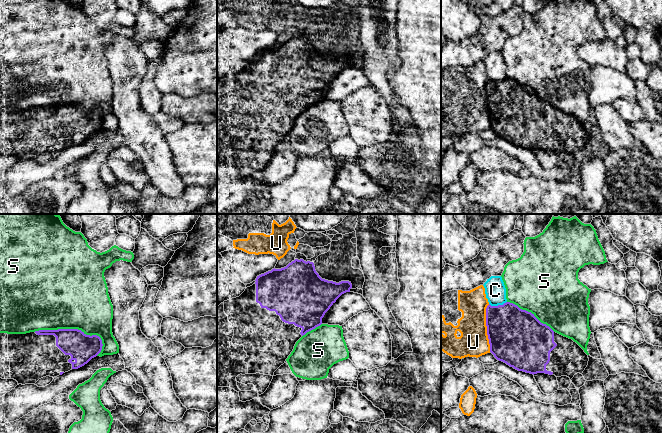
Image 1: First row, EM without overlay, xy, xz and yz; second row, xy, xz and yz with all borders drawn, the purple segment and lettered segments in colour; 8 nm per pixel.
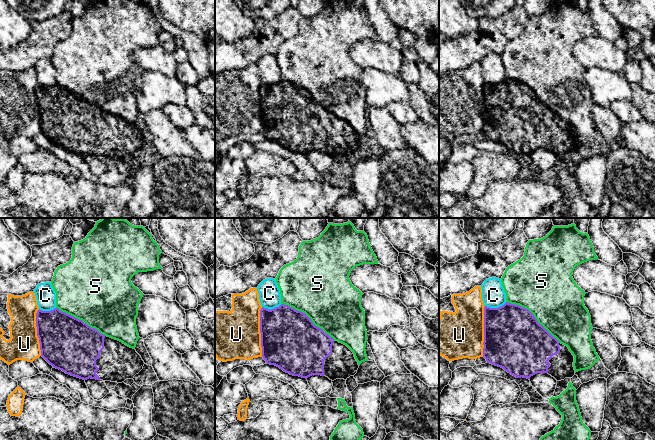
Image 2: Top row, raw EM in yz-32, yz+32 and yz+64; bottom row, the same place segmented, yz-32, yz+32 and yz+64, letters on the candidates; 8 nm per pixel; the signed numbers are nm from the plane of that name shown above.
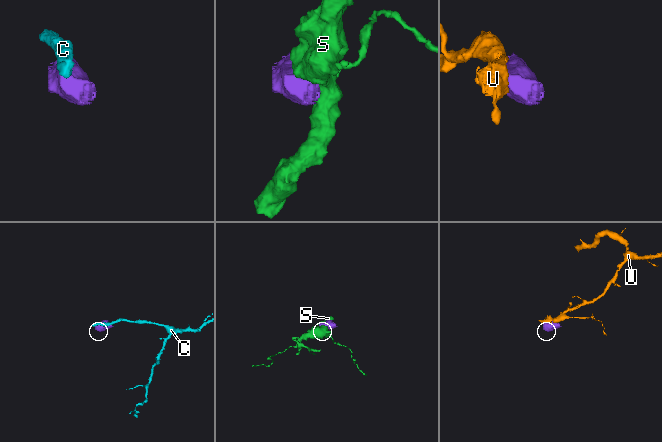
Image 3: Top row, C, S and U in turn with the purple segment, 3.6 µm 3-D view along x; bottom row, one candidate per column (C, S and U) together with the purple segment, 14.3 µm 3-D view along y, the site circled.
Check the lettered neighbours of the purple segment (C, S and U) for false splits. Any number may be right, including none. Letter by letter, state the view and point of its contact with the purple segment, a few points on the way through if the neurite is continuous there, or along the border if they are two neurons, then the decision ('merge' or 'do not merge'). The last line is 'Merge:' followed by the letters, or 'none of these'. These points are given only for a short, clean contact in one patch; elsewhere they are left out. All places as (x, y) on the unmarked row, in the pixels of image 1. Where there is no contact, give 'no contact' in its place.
C: yz (498, 81) | do not merge
S: xy (71, 105) | do not merge
U: yz (487, 104) | do not merge
Merge: none of these

